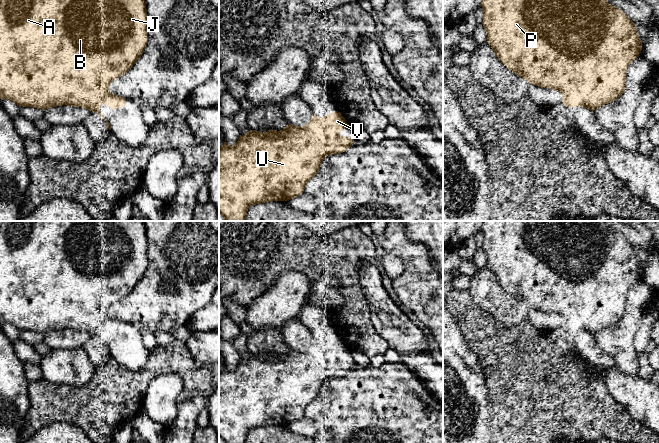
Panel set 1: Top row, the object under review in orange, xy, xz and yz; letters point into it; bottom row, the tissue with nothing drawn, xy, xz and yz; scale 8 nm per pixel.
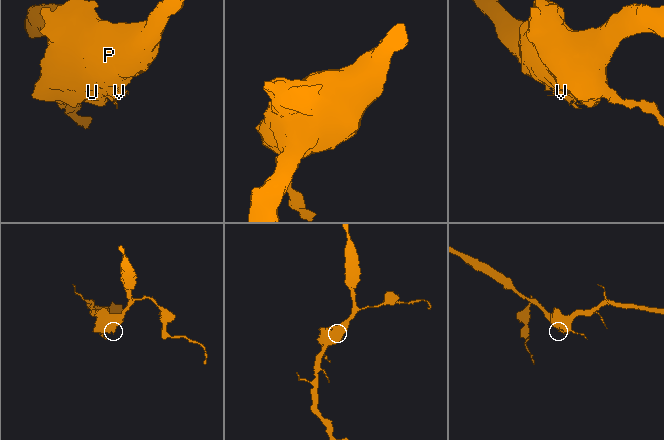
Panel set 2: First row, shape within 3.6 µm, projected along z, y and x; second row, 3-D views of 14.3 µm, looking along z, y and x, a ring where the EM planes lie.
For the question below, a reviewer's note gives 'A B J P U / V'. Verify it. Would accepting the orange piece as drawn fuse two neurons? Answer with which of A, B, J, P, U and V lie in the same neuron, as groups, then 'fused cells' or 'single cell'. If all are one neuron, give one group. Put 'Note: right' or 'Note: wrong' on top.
Note: wrong
groups A B J P U V; single cell

